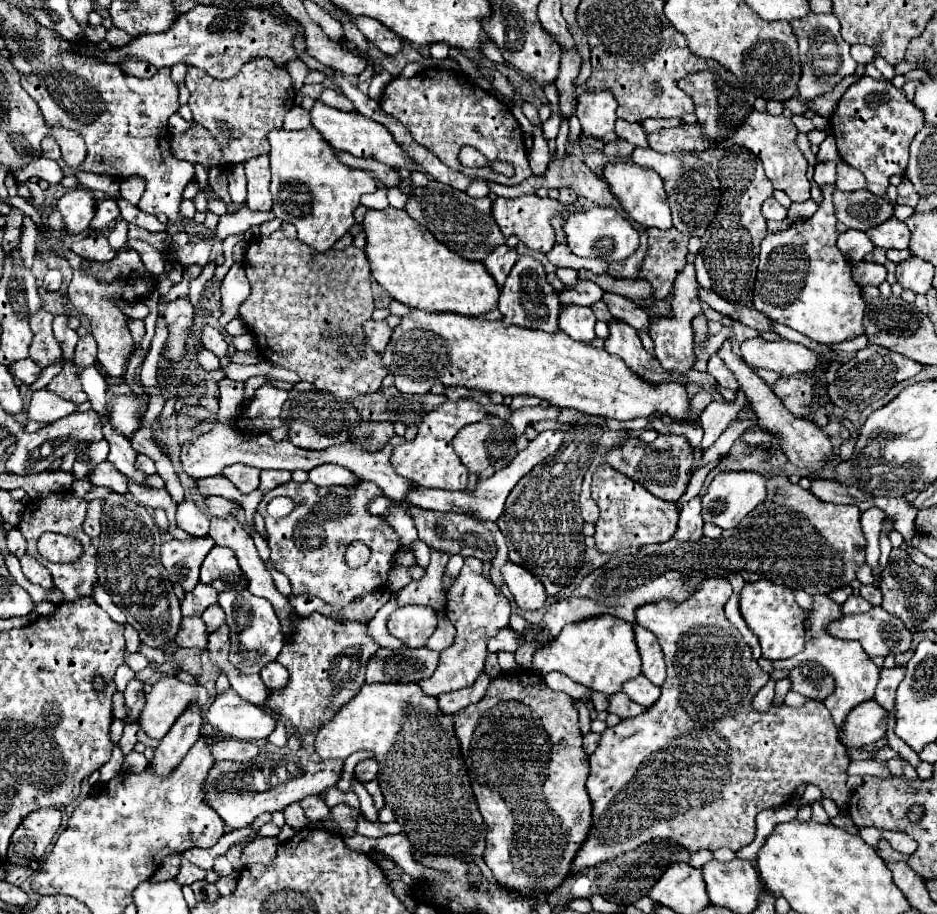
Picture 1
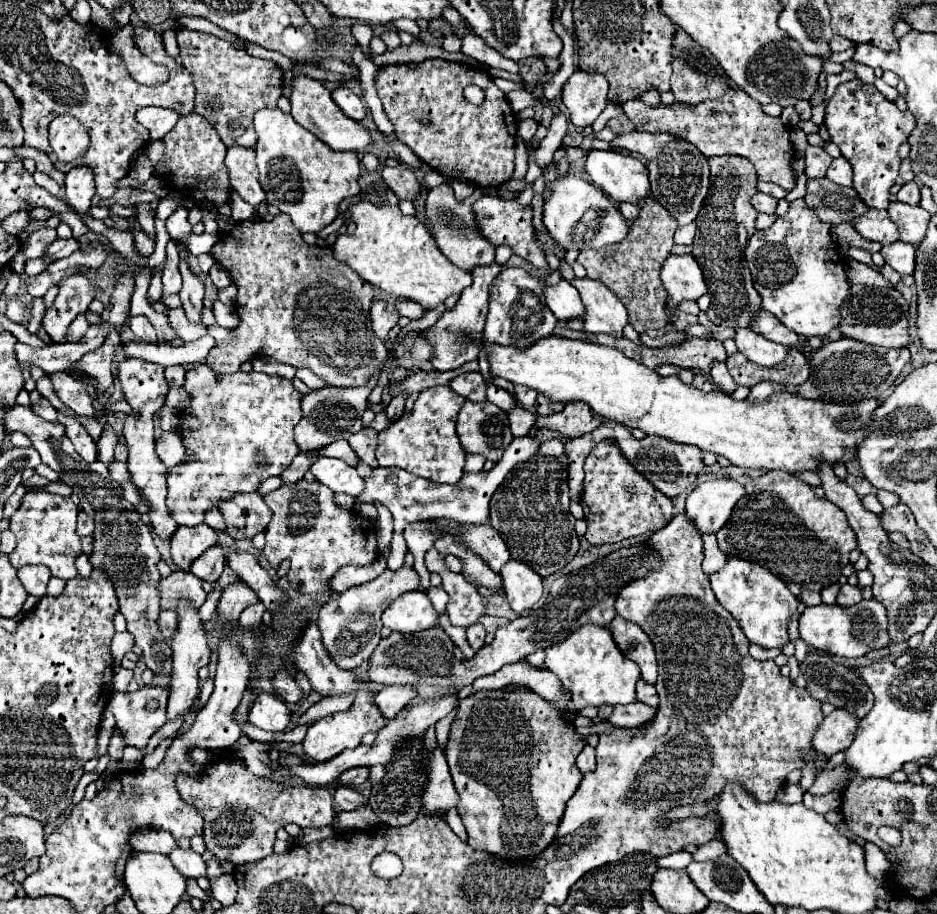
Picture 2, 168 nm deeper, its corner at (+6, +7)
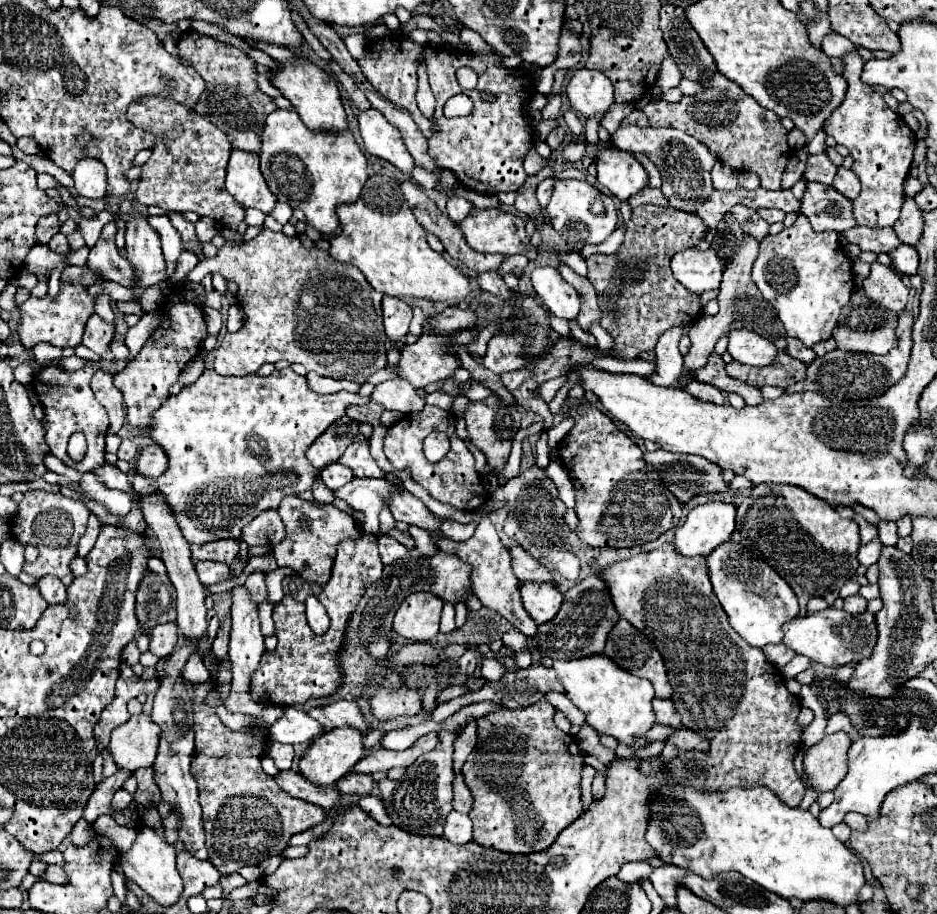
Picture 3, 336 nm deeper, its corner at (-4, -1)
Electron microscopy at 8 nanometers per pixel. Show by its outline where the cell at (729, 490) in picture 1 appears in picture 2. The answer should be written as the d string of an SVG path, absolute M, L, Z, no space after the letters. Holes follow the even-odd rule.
M715 478L715 480L707 480L695 486L695 490L687 496L687 504L685 504L685 512L687 516L695 522L695 526L699 528L701 534L705 532L717 532L727 518L731 516L735 504L745 496L745 486L739 484L733 478Z

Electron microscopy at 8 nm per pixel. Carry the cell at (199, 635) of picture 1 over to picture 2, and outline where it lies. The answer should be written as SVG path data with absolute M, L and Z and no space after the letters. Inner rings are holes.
M163 610L159 614L157 624L161 626L161 632L165 638L173 638L173 634L177 634L177 612L175 610Z

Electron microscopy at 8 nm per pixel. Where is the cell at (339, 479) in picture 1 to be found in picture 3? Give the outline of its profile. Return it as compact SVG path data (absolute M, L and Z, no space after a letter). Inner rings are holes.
M329 464L321 470L321 478L329 490L337 490L353 480L353 470L343 464Z

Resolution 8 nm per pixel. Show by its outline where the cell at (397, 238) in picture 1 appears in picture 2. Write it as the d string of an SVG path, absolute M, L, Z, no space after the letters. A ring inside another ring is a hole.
M377 172L359 178L363 198L353 204L351 220L357 224L353 236L341 234L333 244L337 260L349 264L363 280L387 294L413 300L425 310L441 306L449 296L459 296L471 286L471 272L453 266L437 248L425 224L417 216L403 216L397 208L397 196L385 186Z

